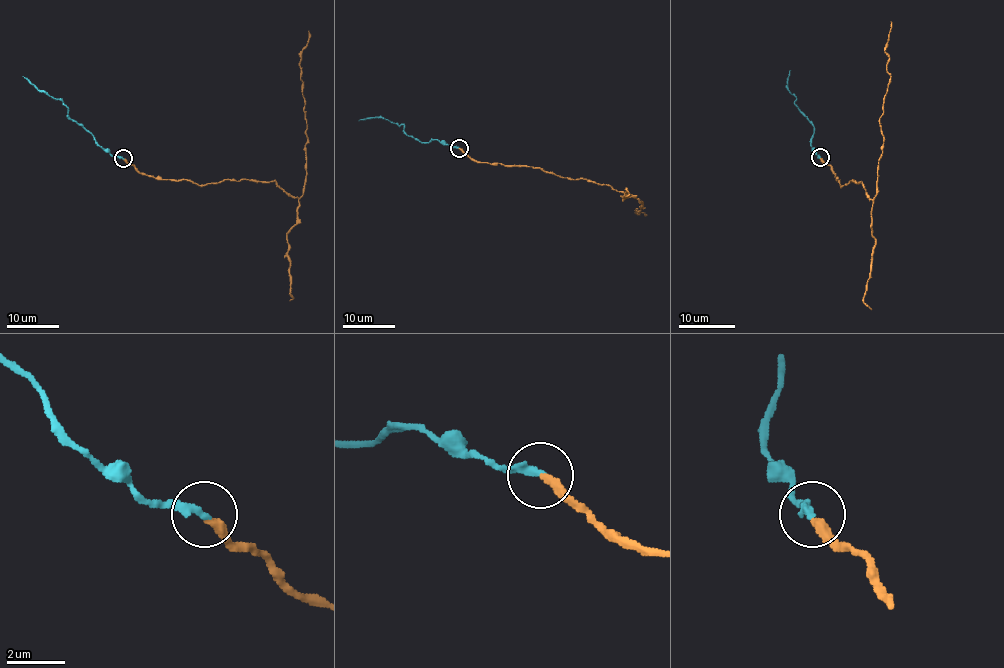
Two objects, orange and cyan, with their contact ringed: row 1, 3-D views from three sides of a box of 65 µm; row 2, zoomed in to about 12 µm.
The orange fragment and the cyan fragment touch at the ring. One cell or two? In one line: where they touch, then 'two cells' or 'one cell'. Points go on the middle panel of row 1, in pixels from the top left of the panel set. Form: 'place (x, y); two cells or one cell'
place (459, 148); one cell

